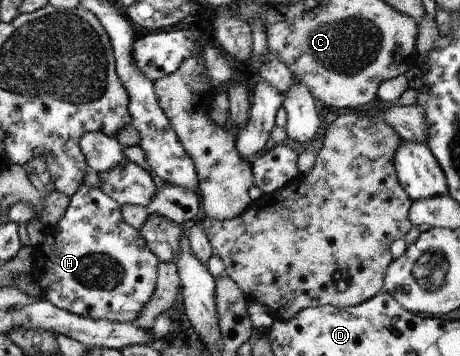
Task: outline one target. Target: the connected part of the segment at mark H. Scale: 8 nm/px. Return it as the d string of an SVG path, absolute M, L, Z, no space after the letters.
M83 184L79 187L79 191L70 198L69 207L67 207L63 217L54 225L49 225L45 228L45 237L41 245L36 247L34 251L34 264L32 275L35 277L37 286L41 288L43 298L45 298L51 305L55 305L59 309L70 311L73 315L80 315L83 317L90 317L94 320L109 320L112 322L134 322L135 319L142 314L146 305L154 297L154 291L157 289L159 260L158 256L154 254L146 243L145 237L138 228L131 227L126 220L121 217L121 207L119 202L111 199L110 195L105 195L101 188L88 187Z

